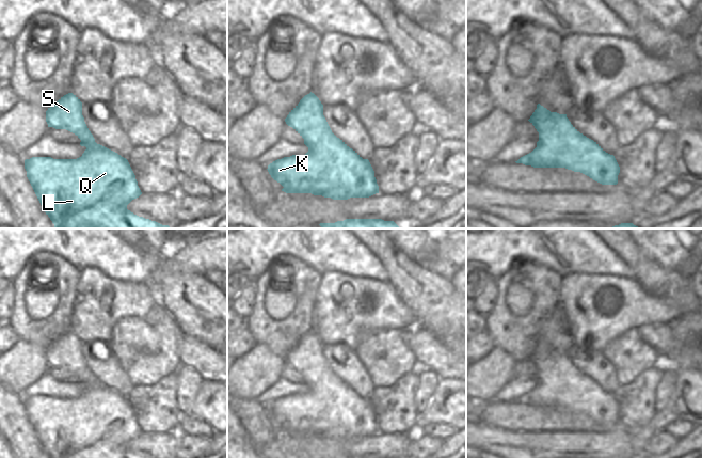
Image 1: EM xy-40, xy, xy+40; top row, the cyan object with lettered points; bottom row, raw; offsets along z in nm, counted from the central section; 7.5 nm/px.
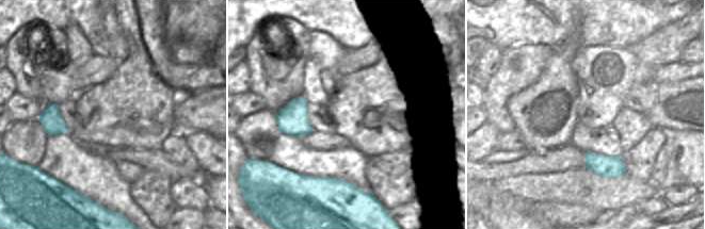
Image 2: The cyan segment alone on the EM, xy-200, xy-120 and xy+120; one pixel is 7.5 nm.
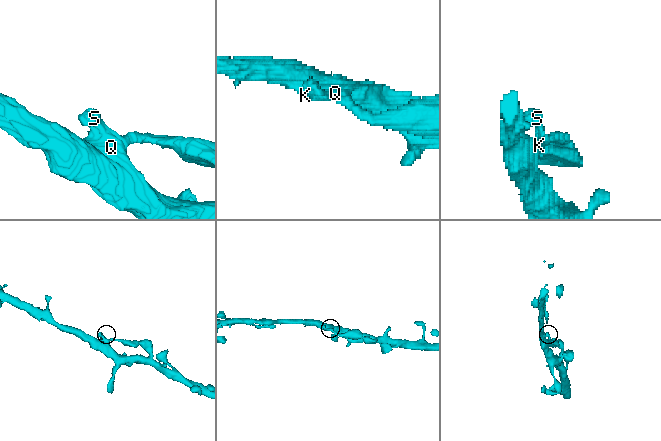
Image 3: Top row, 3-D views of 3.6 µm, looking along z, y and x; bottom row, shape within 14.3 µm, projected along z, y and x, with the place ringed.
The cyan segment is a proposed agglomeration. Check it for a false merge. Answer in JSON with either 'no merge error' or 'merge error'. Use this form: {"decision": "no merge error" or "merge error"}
{"decision": "no merge error"}

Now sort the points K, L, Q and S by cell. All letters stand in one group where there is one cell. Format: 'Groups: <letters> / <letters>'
Groups: K L Q S.

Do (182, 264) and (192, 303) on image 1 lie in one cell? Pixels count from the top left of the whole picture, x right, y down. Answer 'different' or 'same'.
different

